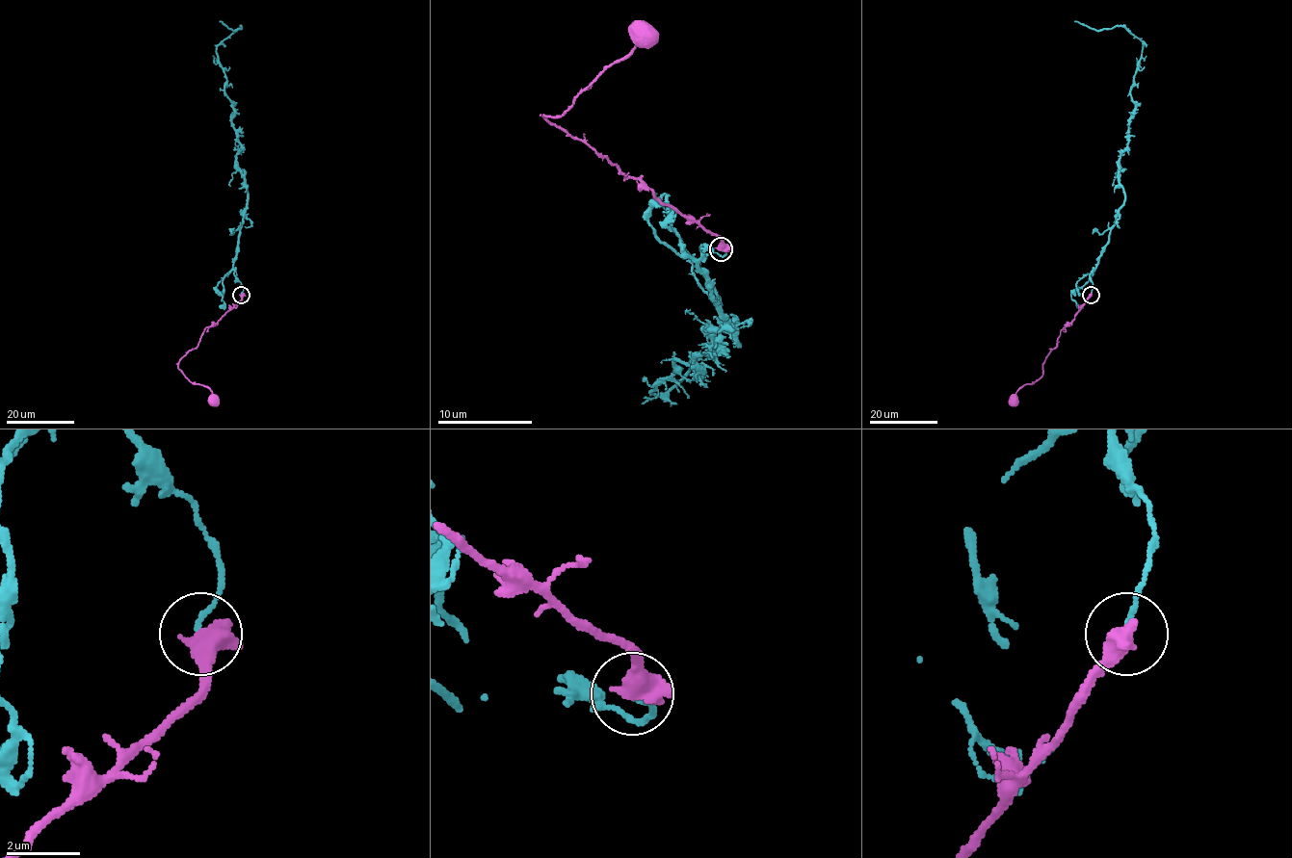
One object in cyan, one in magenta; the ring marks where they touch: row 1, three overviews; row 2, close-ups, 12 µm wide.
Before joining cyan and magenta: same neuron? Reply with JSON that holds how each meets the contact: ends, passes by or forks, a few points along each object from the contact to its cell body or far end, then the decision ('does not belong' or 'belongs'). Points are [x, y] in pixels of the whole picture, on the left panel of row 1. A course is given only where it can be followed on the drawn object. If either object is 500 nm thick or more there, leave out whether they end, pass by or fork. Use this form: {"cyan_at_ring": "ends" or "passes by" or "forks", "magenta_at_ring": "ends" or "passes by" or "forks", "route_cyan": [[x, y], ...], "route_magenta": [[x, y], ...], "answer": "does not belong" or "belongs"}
{"route_cyan": [[241, 294], [233, 267], [247, 188], [216, 53], [241, 26], [234, 30], [220, 22]], "route_magenta": [[241, 294], [216, 323], [206, 327], [198, 344], [178, 364], [192, 382], [206, 386], [212, 400]], "answer": "does not belong"}

